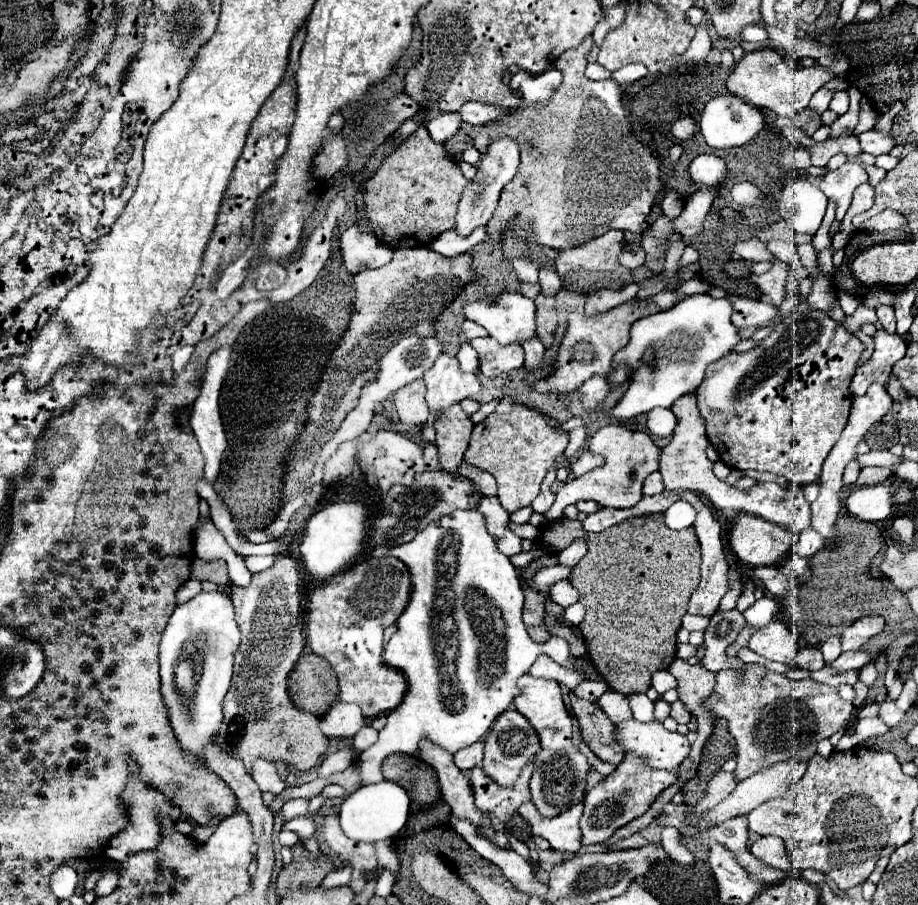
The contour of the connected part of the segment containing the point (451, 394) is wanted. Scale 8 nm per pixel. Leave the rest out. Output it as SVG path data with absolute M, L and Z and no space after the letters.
M446 352L436 358L432 368L428 368L422 378L432 416L440 408L452 406L452 402L460 402L462 398L474 398L480 392L478 376L462 372L458 360Z

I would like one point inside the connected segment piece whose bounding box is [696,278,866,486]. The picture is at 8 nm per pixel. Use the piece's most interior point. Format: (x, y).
(780, 407)

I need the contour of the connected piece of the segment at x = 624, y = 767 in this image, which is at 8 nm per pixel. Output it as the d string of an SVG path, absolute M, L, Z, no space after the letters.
M634 752L626 754L626 758L616 766L616 770L606 776L600 784L596 784L592 790L586 792L584 800L584 812L580 816L580 830L582 830L582 844L598 844L606 842L618 828L626 826L634 818L642 816L654 798L668 786L676 782L676 774L668 770L650 768L644 758L636 756Z

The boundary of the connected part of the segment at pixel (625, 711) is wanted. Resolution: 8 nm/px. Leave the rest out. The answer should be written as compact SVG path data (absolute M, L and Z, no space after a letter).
M608 690L606 694L600 696L600 708L606 712L606 716L614 722L626 722L632 716L632 710L628 706L628 696L626 694L618 694L616 690Z

